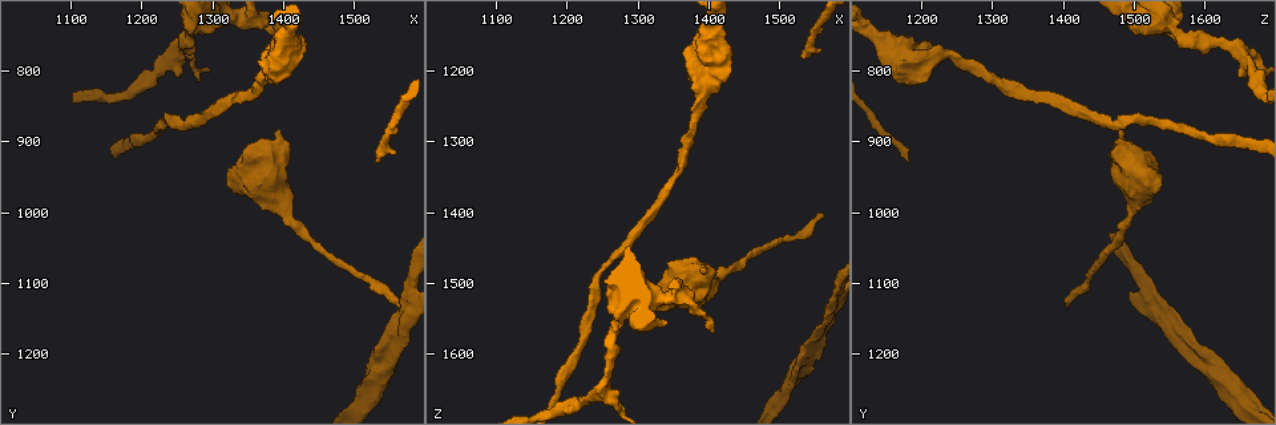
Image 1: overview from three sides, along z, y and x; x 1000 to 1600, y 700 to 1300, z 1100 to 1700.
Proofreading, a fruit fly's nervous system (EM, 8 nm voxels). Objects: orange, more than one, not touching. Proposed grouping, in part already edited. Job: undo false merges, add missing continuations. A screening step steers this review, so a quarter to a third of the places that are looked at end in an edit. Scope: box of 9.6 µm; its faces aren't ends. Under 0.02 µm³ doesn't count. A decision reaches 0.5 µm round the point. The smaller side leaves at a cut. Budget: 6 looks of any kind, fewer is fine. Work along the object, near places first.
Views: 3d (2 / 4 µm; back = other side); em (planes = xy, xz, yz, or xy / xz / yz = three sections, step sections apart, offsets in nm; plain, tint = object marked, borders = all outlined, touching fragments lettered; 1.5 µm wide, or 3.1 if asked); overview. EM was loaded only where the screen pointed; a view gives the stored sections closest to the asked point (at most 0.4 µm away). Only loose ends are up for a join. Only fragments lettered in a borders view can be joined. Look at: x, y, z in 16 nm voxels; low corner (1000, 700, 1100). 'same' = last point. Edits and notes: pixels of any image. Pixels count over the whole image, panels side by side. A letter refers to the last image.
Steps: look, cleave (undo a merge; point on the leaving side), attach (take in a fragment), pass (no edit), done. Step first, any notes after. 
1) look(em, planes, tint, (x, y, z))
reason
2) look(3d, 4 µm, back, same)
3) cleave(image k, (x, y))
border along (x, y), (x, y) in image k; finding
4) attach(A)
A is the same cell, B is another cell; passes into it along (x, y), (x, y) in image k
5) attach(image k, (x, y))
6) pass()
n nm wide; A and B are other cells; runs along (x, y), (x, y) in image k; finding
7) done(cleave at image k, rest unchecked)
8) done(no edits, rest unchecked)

look(em, xy, step 4, plain, (1390, 775, 1245))
thick turns thin

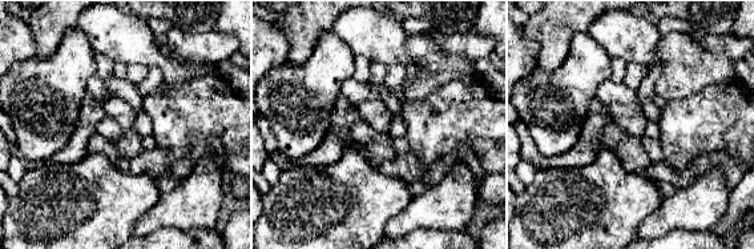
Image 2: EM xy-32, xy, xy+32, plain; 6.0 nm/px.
look(em, xy, step 4, borders, same)
see the neighbours

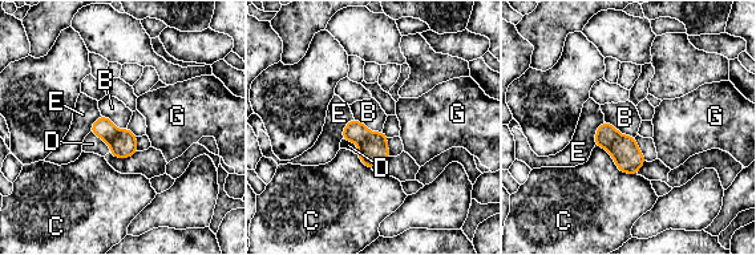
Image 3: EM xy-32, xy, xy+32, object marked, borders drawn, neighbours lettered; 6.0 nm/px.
pass()
B, C, D, E and G are other cells; border along (354, 117), (372, 132), (381, 132) in image 3; one neuron here

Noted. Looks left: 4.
look(em, planes, borders, (1565, 1130, 1400))
branch stops here

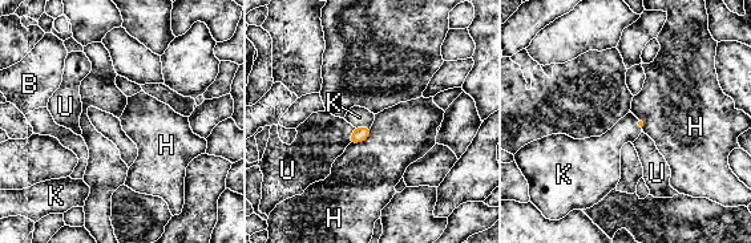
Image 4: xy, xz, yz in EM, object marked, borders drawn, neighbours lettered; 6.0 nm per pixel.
attach(K)
K is the same cell, B, H and U are other cells; passes into it along (359, 134), (363, 128), (359, 117) in image 4; it goes on there

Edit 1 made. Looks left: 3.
look(overview)

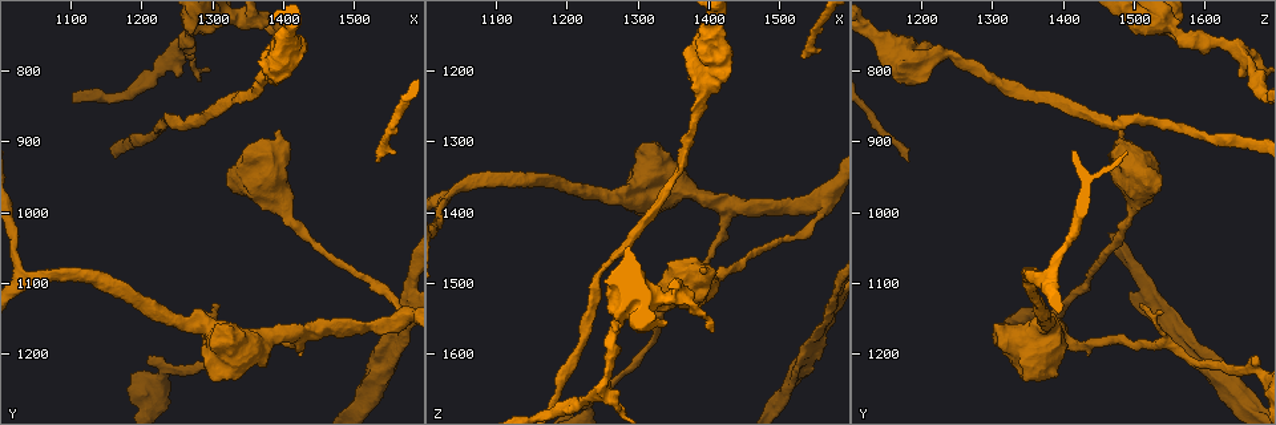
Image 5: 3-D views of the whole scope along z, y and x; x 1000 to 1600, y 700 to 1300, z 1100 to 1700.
look(3d, 2 µm, (1555, 1145, 1560))
branch stops here

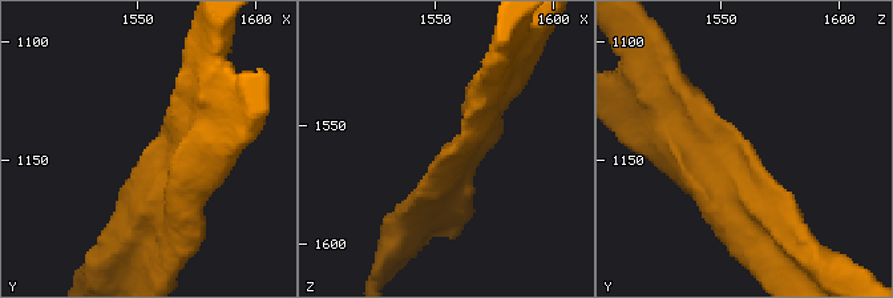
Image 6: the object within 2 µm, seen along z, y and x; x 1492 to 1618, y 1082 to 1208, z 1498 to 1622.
look(em, planes, borders, (1558, 1142, 1564))

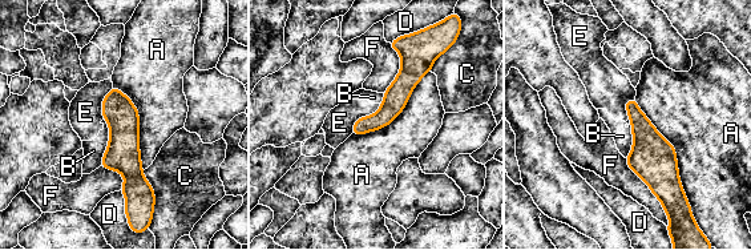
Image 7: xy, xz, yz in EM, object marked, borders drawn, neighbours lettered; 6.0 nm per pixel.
pass()
A, B, C, D, E and F are other cells; none of them fits

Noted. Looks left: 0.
done(attach at image 4, rest unchecked)

